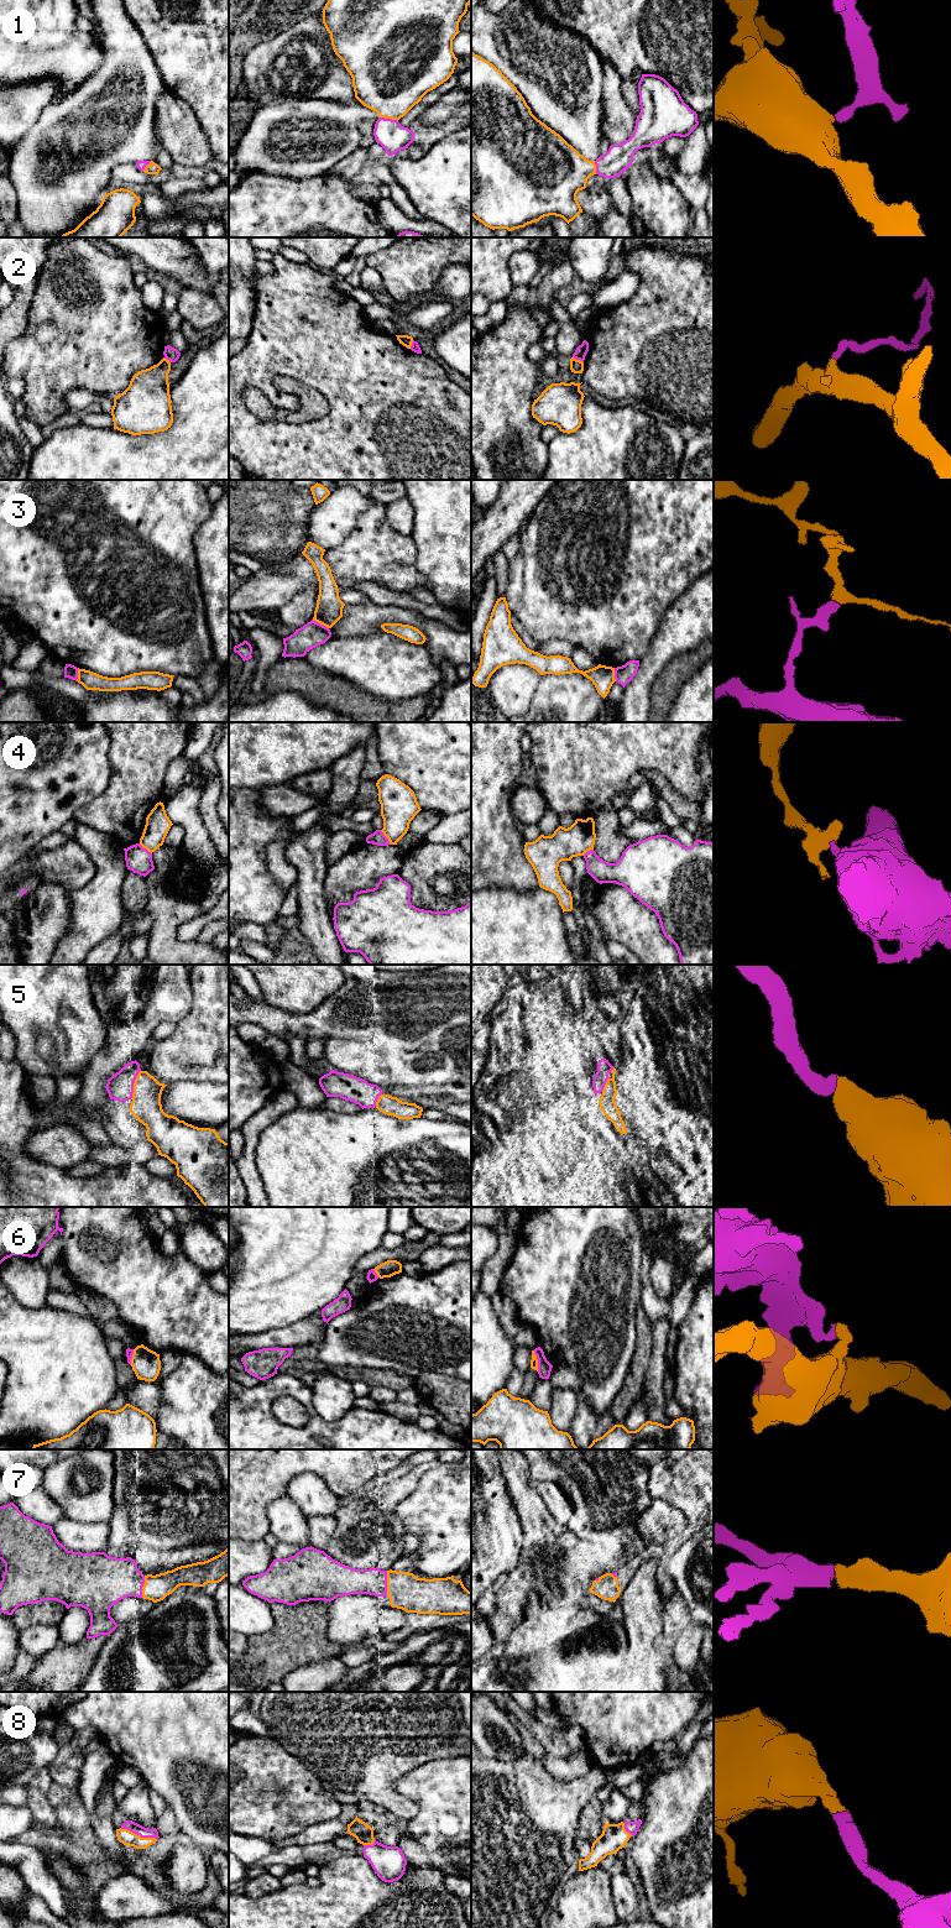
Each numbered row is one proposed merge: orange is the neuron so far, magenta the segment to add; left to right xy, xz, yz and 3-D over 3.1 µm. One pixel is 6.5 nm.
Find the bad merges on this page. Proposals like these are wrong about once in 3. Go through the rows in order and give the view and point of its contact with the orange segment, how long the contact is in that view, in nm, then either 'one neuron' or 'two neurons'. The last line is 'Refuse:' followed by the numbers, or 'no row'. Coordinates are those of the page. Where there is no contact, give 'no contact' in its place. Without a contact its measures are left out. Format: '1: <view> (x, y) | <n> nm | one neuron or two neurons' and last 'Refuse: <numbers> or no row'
1: xz (388, 118) | 120 nm | one neuron
2: yz (578, 360) | 80 nm | two neurons
3: xz (320, 623) | 130 nm | two neurons
4: xz (386, 836) | 120 nm | two neurons
5: xy (134, 1085) | 200 nm | one neuron
6: yz (537, 1360) | 140 nm | two neurons
7: xz (387, 1583) | 170 nm | one neuron
8: xy (139, 1835) | 260 nm | one neuron
Refuse: 2, 3, 4, 6

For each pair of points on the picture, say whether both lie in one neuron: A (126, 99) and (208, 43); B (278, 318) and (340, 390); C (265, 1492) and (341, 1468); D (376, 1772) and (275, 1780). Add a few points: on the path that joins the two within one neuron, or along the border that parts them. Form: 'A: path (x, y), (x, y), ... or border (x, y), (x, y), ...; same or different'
A: border (147, 48), (167, 87); different
B: path (296, 335), (333, 372); same
C: path (283, 1473), (292, 1464), (323, 1464); same
D: border (294, 1756), (323, 1782); different

